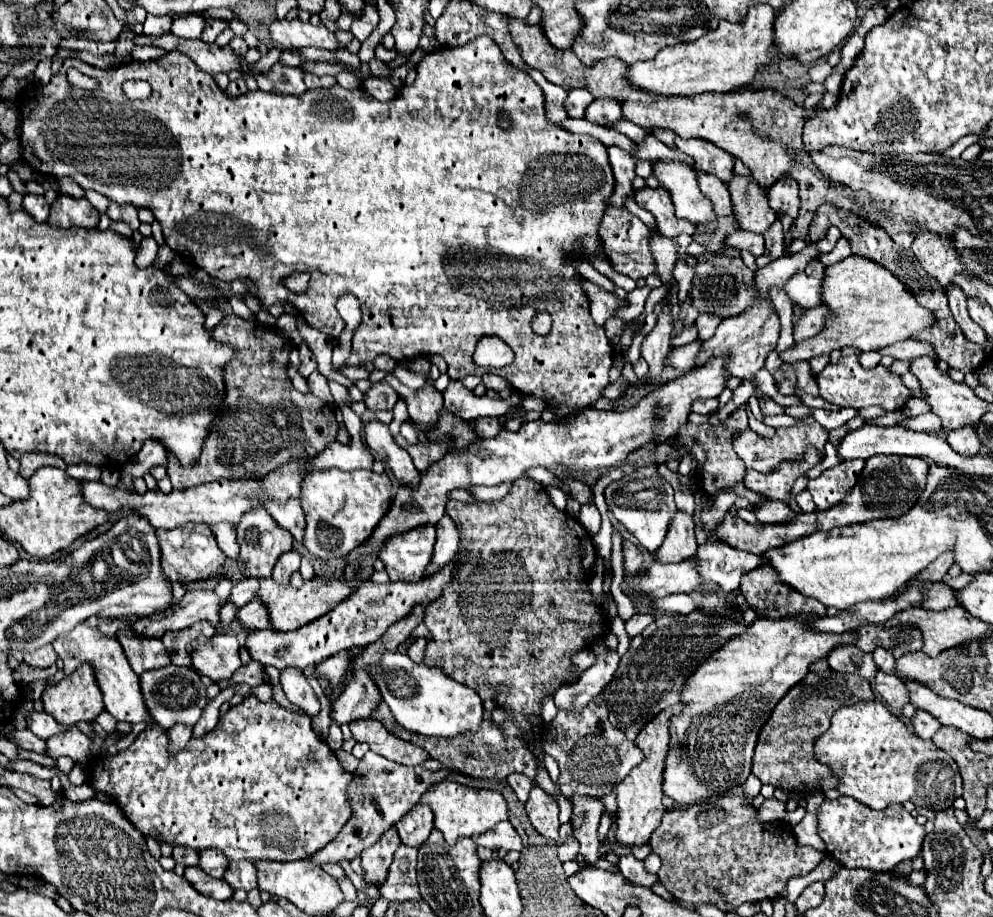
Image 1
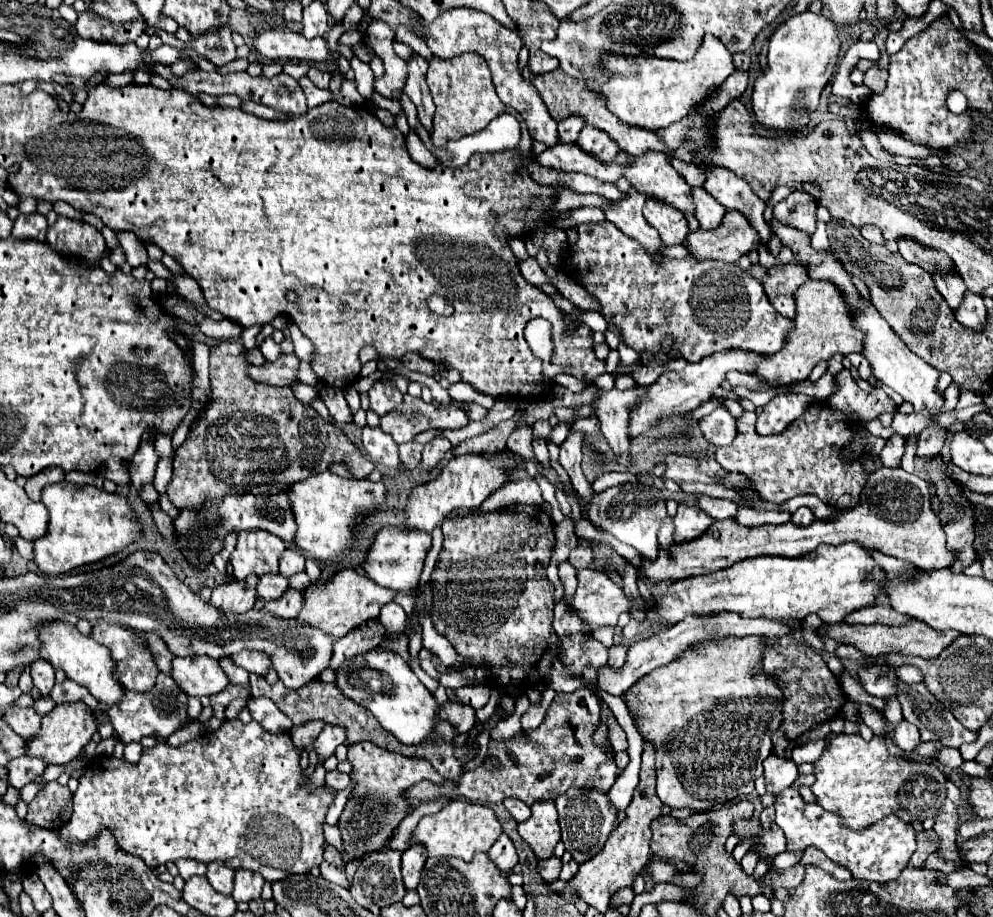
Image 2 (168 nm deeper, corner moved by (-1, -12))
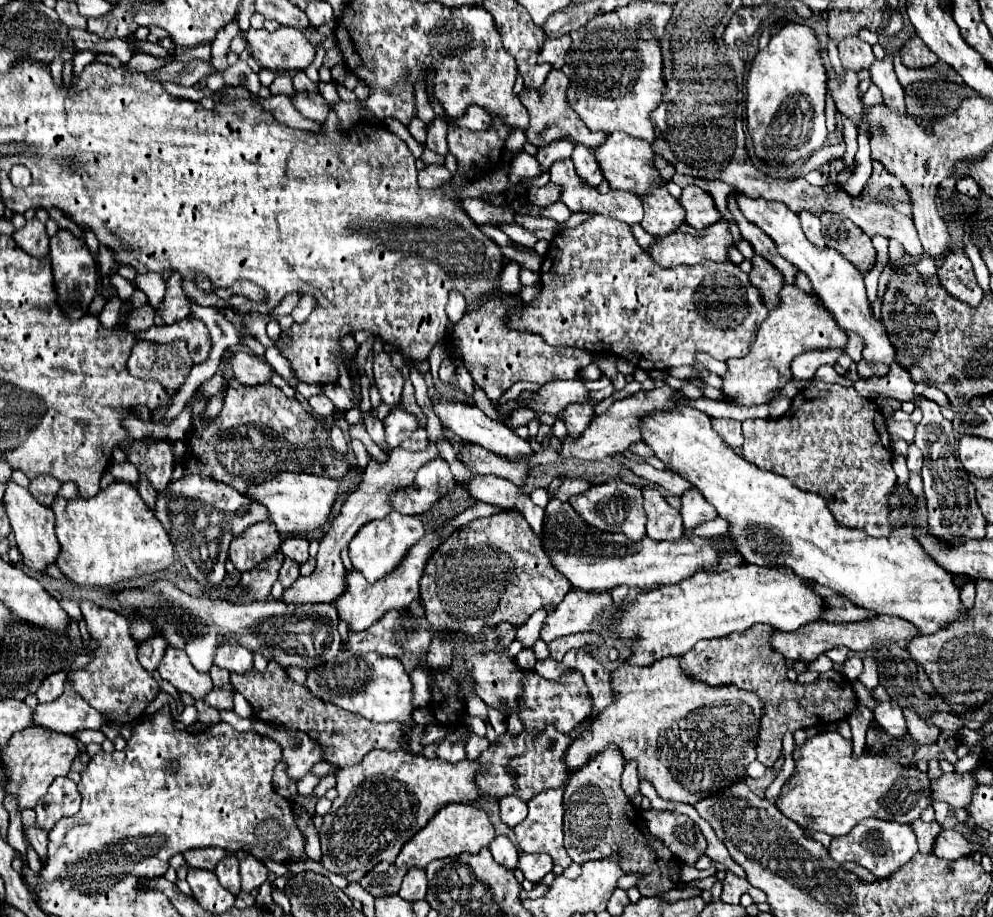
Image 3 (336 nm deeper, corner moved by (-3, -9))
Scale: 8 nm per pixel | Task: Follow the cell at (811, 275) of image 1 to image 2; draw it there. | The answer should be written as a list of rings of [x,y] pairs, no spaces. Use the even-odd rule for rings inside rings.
[[[783,264],[769,268],[769,276],[763,280],[763,288],[767,288],[767,298],[773,308],[787,318],[795,318],[795,290],[799,284],[809,280],[807,270],[799,264]]]

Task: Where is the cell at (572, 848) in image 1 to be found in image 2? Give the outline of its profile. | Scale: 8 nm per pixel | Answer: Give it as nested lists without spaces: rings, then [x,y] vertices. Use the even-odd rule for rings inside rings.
[[[551,856],[549,860],[539,860],[539,874],[547,880],[547,882],[557,882],[559,874],[561,874],[561,858]]]

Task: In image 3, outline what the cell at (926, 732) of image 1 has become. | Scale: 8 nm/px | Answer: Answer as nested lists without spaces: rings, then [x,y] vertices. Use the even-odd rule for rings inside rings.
[[[893,701],[877,703],[877,707],[873,709],[873,717],[889,735],[903,735],[903,731],[907,731],[905,717]]]

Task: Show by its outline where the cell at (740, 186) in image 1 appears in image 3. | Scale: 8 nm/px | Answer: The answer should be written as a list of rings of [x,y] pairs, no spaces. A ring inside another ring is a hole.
[[[717,221],[711,227],[703,229],[703,231],[695,231],[693,227],[687,227],[687,223],[681,223],[673,233],[665,235],[665,237],[657,237],[657,241],[645,249],[649,253],[649,257],[661,265],[661,267],[677,267],[677,265],[697,265],[701,261],[723,261],[727,259],[727,249],[733,245],[731,233],[729,233],[729,225],[725,221]]]

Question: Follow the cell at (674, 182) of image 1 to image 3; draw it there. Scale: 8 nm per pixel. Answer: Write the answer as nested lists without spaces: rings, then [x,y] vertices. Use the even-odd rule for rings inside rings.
[[[621,131],[611,133],[603,145],[599,145],[595,149],[595,159],[603,171],[605,181],[609,183],[611,189],[617,191],[631,191],[635,195],[643,195],[643,191],[651,191],[657,189],[657,171],[653,167],[653,151],[649,147],[649,143],[643,143],[639,139],[631,139],[629,135],[623,135]]]

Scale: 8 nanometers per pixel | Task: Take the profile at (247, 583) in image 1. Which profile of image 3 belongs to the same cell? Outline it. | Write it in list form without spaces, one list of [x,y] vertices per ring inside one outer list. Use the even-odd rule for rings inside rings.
[[[285,559],[283,567],[279,571],[279,581],[283,583],[285,589],[289,589],[297,579],[299,579],[299,563],[295,563],[293,559]]]

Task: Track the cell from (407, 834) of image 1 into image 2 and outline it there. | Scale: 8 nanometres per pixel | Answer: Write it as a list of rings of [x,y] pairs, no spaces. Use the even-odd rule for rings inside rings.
[[[423,844],[409,846],[407,850],[401,852],[401,872],[403,872],[405,888],[415,888],[417,886],[425,860],[427,860],[427,852],[425,852]]]

